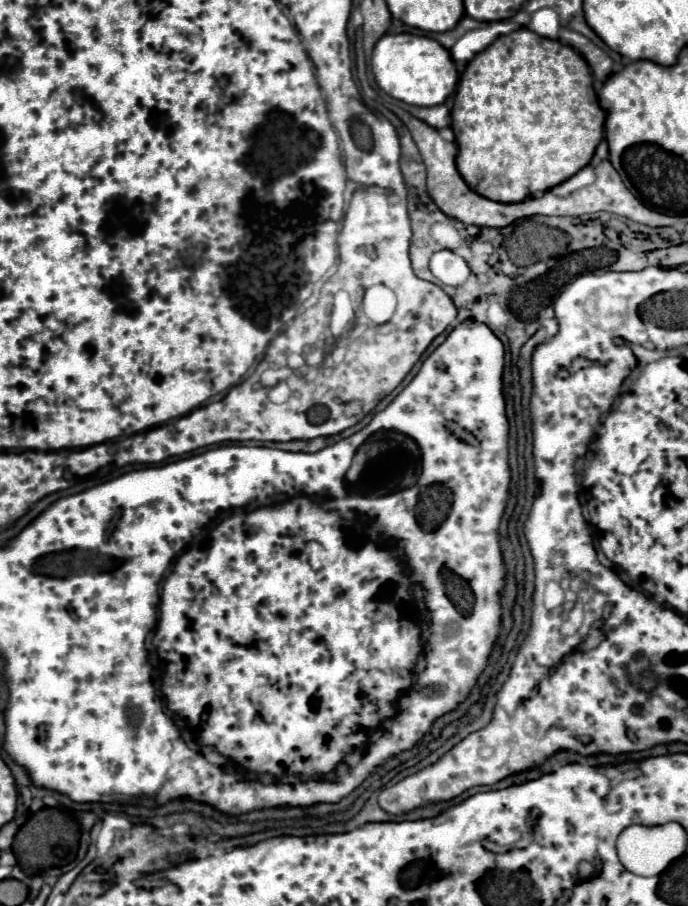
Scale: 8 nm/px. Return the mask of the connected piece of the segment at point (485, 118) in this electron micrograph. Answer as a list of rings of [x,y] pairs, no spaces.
[[[518,29],[490,43],[462,73],[452,109],[452,131],[458,145],[456,167],[478,195],[500,203],[520,203],[564,183],[586,167],[602,141],[604,121],[606,113],[598,105],[588,63],[562,41]]]

